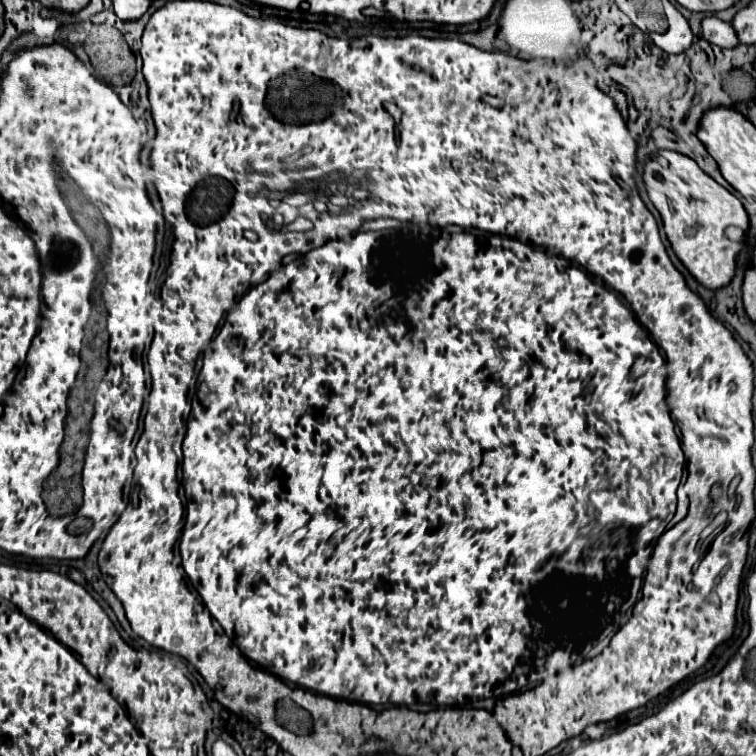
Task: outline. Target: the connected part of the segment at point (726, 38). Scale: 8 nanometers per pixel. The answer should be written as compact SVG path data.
M706 17L702 21L702 37L708 43L714 43L714 45L718 45L722 49L732 49L732 47L736 47L740 43L734 27L730 23L720 21L718 17Z

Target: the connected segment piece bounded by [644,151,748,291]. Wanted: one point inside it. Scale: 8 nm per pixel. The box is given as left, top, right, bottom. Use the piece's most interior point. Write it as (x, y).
(695, 210)

